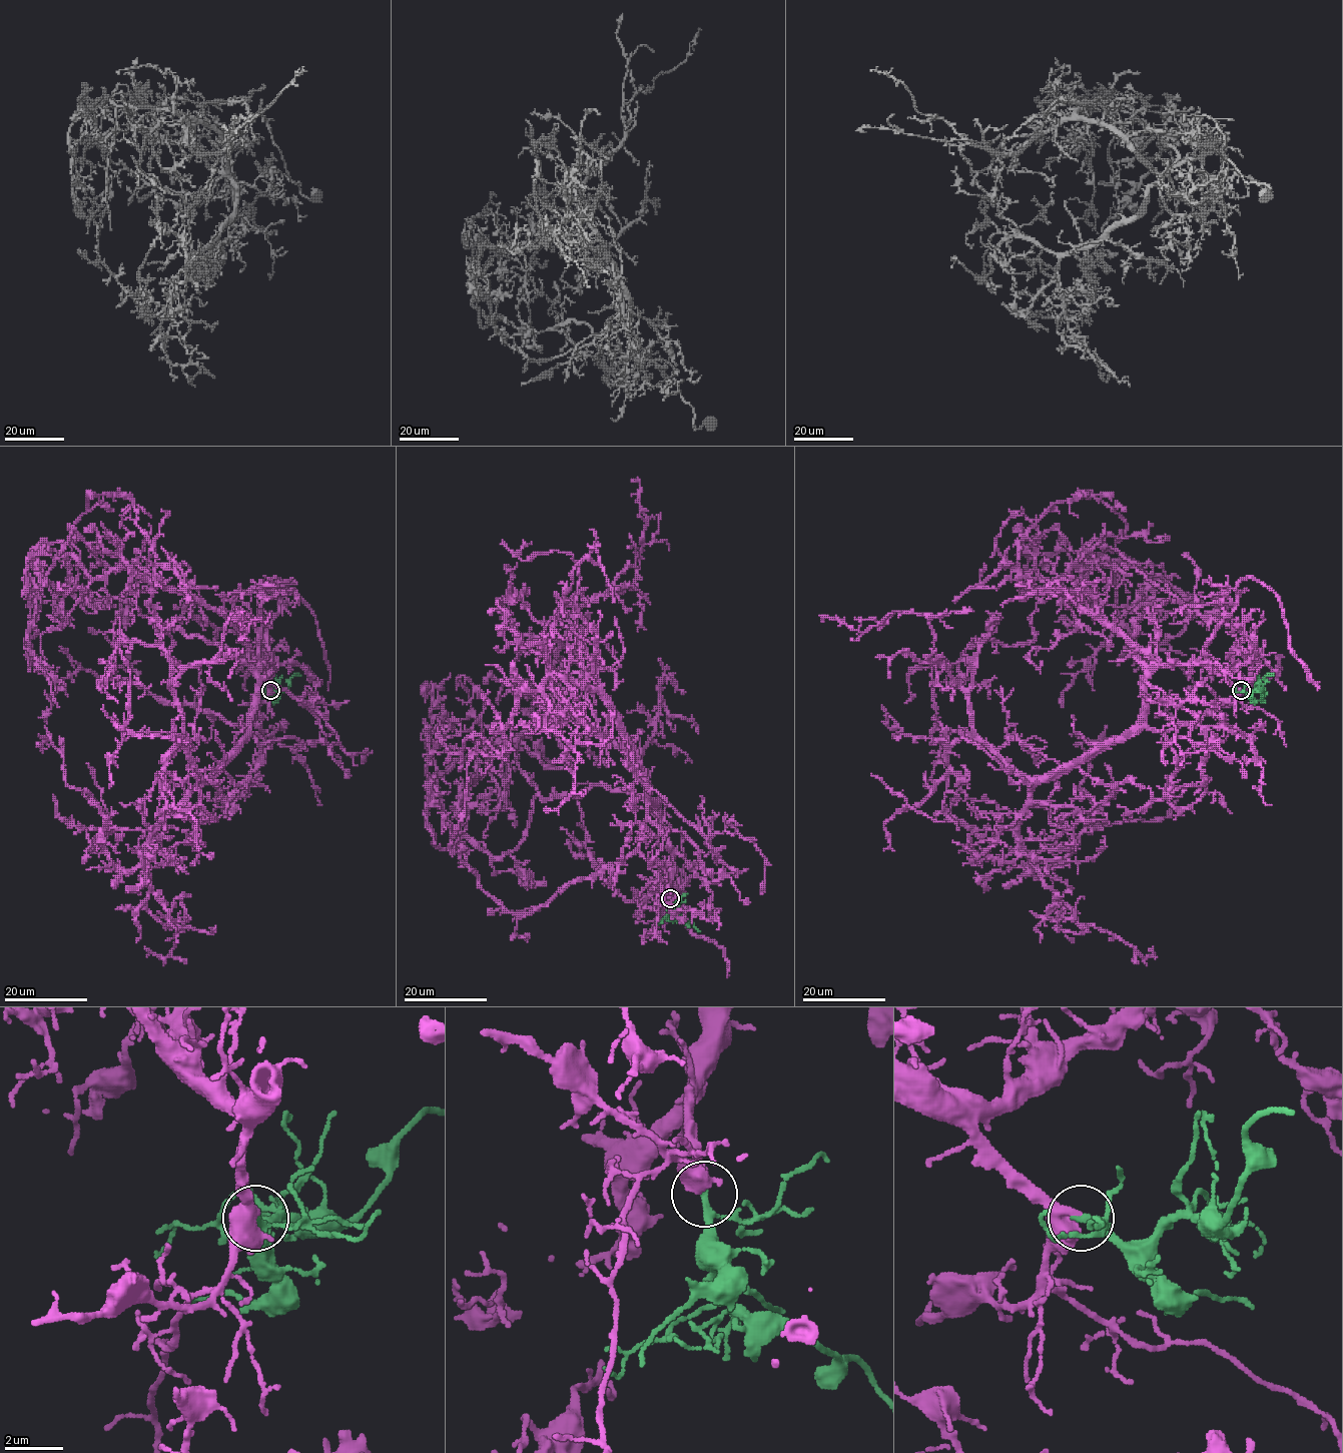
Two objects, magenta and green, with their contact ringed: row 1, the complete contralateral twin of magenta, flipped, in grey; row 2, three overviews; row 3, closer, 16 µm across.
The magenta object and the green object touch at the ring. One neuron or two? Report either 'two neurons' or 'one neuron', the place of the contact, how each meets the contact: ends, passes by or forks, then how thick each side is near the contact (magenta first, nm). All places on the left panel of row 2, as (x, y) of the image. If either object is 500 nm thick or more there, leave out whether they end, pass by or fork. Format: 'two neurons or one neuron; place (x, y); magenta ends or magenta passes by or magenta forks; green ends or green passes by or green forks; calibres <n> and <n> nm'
one neuron; place (270, 690); magenta ends; green passes by; calibres 300 and 200 nm

